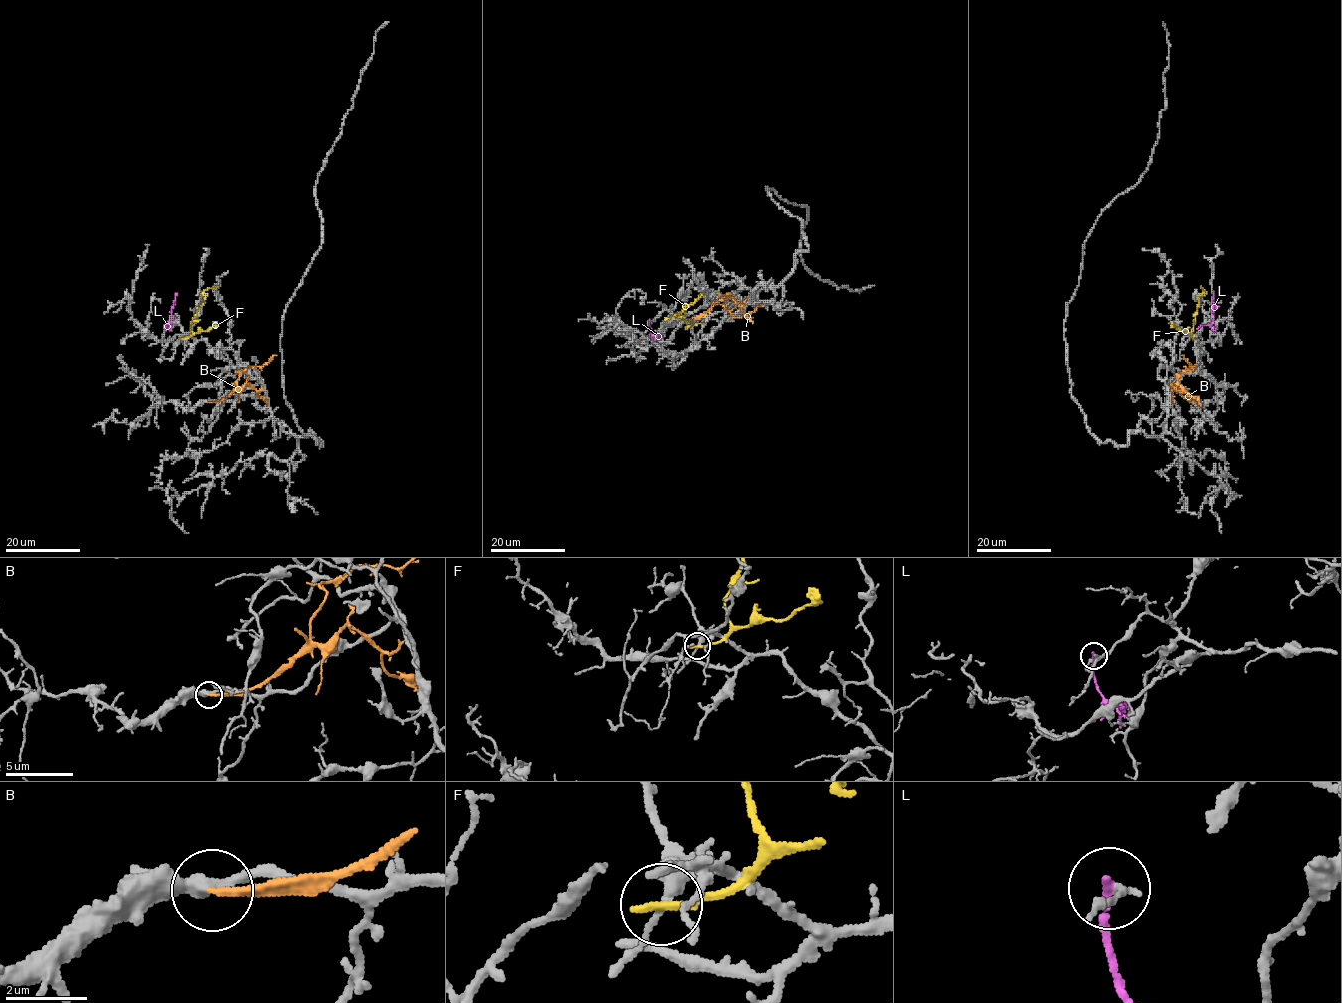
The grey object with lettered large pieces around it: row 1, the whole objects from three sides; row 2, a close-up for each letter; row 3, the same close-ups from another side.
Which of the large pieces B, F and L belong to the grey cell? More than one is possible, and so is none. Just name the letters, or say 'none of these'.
none of these

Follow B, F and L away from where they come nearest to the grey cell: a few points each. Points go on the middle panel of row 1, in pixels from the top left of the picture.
B: (693, 318), (703, 315), (719, 299), (726, 300), (724, 307), (735, 318), (761, 305)
F: (668, 318), (677, 313), (676, 316), (691, 321), (689, 327), (703, 322)
L: (650, 321), (650, 330), (662, 336)

